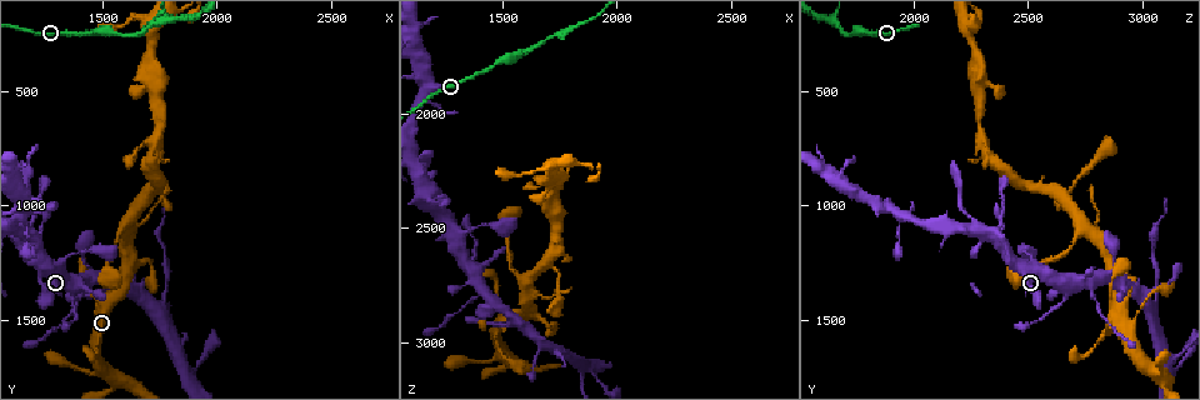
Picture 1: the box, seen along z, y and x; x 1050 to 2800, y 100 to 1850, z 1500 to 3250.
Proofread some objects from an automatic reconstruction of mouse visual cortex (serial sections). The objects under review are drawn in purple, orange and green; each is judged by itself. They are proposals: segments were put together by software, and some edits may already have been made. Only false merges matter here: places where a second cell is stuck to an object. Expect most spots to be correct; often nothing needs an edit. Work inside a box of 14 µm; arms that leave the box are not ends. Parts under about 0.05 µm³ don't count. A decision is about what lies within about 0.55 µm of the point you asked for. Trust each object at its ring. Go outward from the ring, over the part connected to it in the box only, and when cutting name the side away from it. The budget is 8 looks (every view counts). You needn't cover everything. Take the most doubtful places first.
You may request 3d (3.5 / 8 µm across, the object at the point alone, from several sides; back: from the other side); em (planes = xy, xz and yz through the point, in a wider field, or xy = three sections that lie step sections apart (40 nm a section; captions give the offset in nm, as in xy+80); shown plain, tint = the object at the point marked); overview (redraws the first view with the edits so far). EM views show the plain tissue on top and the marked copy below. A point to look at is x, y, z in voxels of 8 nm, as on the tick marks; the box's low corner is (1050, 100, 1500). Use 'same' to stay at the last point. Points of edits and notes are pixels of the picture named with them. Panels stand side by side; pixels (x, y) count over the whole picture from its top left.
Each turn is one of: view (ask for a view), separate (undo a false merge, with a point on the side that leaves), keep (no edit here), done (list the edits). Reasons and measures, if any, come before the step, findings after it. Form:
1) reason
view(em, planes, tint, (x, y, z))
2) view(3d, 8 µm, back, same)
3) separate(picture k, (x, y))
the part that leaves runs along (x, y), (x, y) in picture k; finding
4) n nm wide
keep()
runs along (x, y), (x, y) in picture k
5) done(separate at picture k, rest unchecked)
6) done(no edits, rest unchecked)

narrows sharply
view(3d, 3.5 µm, (1790, 1380, 3060))

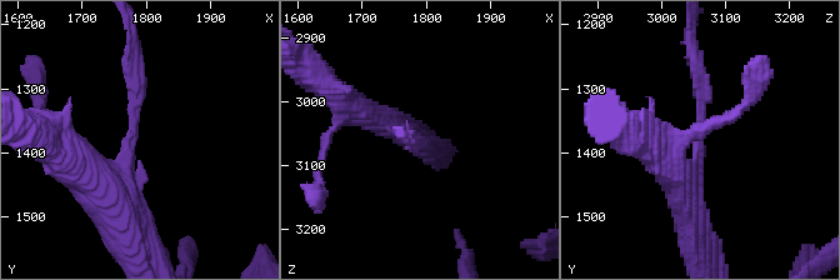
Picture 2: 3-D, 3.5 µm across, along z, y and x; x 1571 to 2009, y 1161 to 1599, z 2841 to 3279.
arms of 200, 300 nm; need the tissue
view(em, xy, step 3, tint, same)

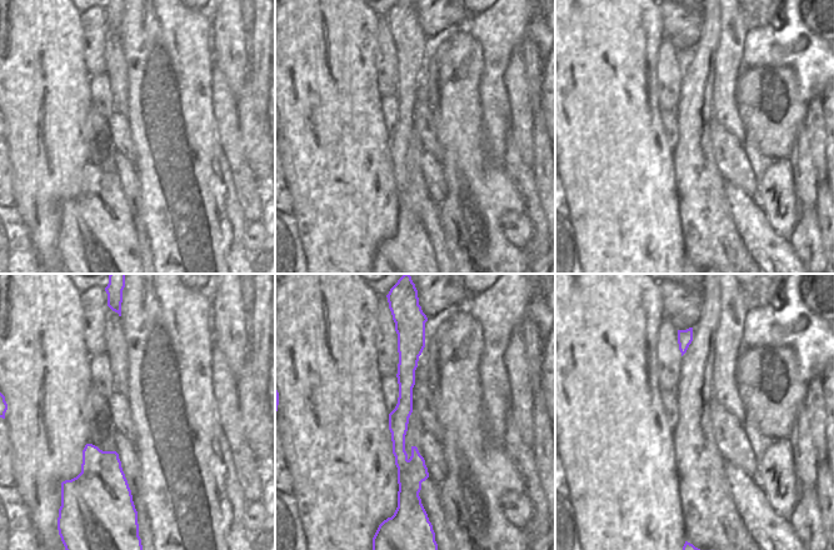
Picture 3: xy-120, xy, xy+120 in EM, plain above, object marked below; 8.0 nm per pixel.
keep()
runs along (405, 349), (399, 453), (420, 479) in picture 3; all the same cell

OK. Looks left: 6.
three arms meet
view(3d, 3.5 µm, (1600, 1100, 2750))

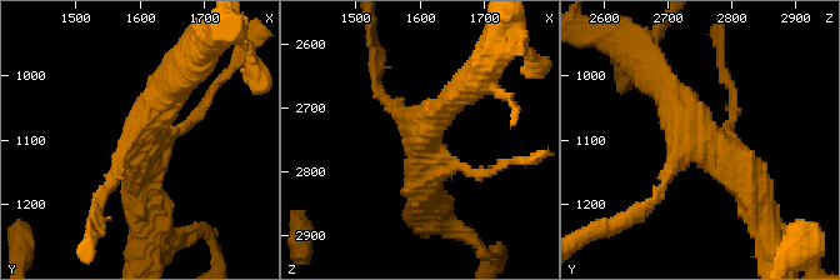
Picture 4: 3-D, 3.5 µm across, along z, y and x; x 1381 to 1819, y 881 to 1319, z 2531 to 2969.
now the EM
view(em, xy, step 5, tint, (1605, 1095, 2760))

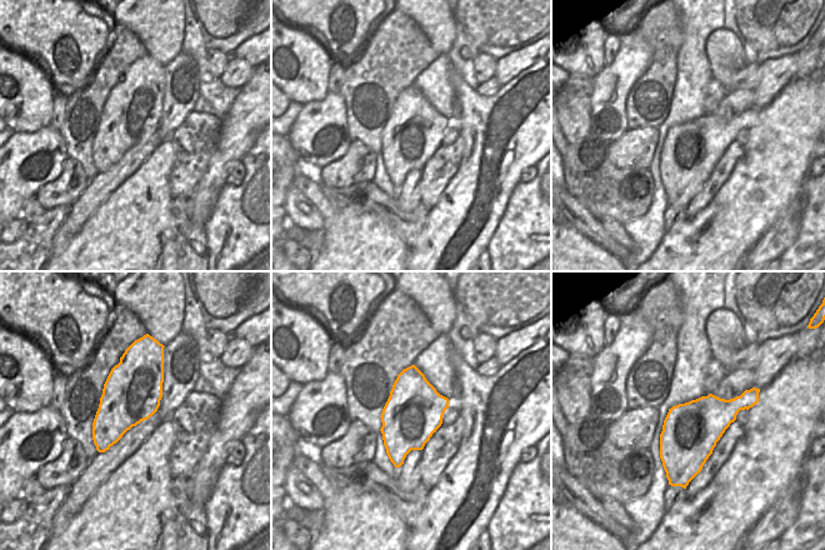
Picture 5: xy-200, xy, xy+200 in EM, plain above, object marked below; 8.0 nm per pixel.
keep()
runs along (759, 200), (740, 165), (653, 78) in picture 4; continuous, no second cell

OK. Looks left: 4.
view(em, xy, step 5, tint, (1700, 200, 2210))

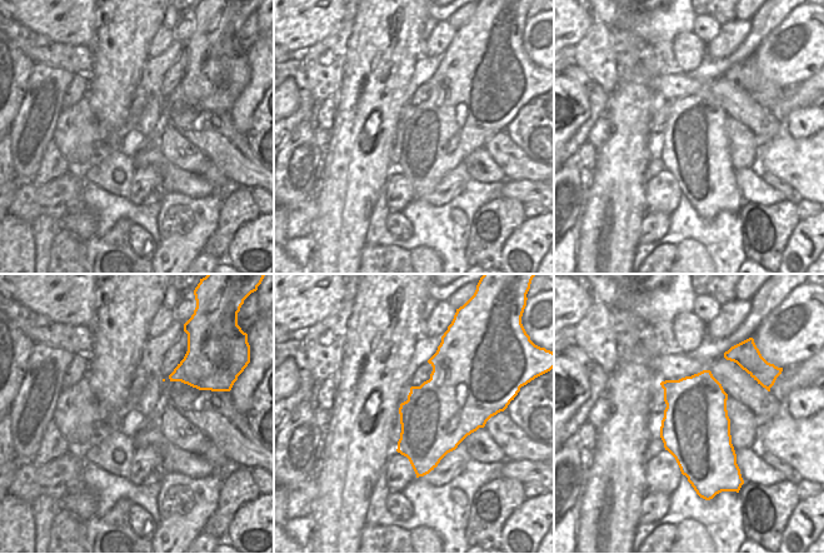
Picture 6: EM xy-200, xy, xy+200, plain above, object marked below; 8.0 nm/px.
see where the arms go
view(3d, 3.5 µm, same)

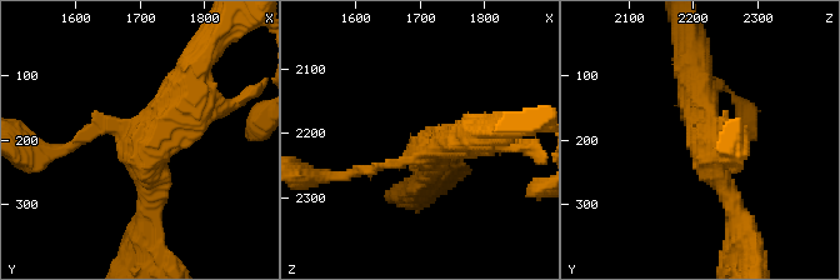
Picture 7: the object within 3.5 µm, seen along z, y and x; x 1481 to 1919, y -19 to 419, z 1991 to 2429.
arms of 150, 250, 450 nm
keep()
runs along (144, 224), (148, 146), (216, 108) in picture 7; continuous, no second cell

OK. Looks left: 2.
done(no edits, rest unchecked)

